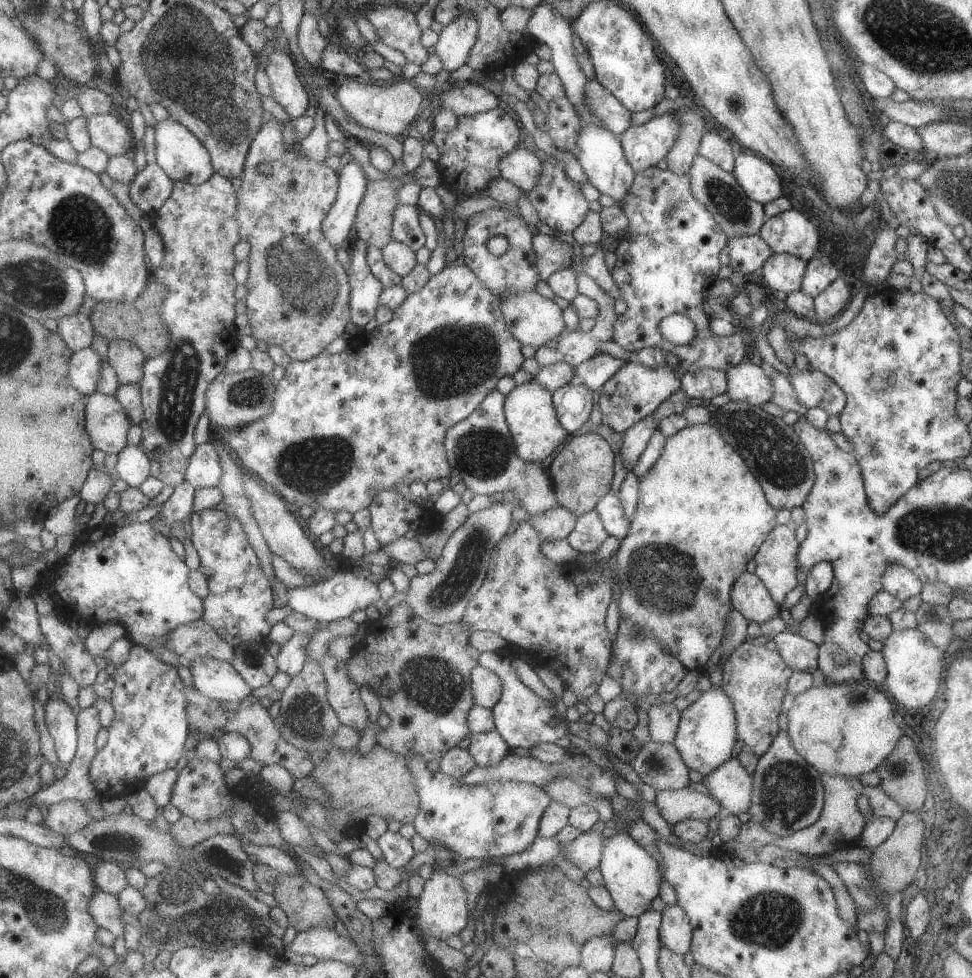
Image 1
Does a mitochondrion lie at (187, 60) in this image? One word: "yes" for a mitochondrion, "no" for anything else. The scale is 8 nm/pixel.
yes

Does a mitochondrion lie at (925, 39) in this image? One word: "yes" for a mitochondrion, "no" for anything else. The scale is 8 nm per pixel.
yes

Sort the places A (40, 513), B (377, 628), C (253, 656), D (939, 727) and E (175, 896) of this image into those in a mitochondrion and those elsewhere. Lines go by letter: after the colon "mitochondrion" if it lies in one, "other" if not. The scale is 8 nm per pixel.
A: other
B: other
C: mitochondrion
D: other
E: mitochondrion

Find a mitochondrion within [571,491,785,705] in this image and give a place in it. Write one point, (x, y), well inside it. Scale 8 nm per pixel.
(662, 579)

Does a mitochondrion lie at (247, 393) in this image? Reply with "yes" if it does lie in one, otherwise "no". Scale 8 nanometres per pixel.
yes

